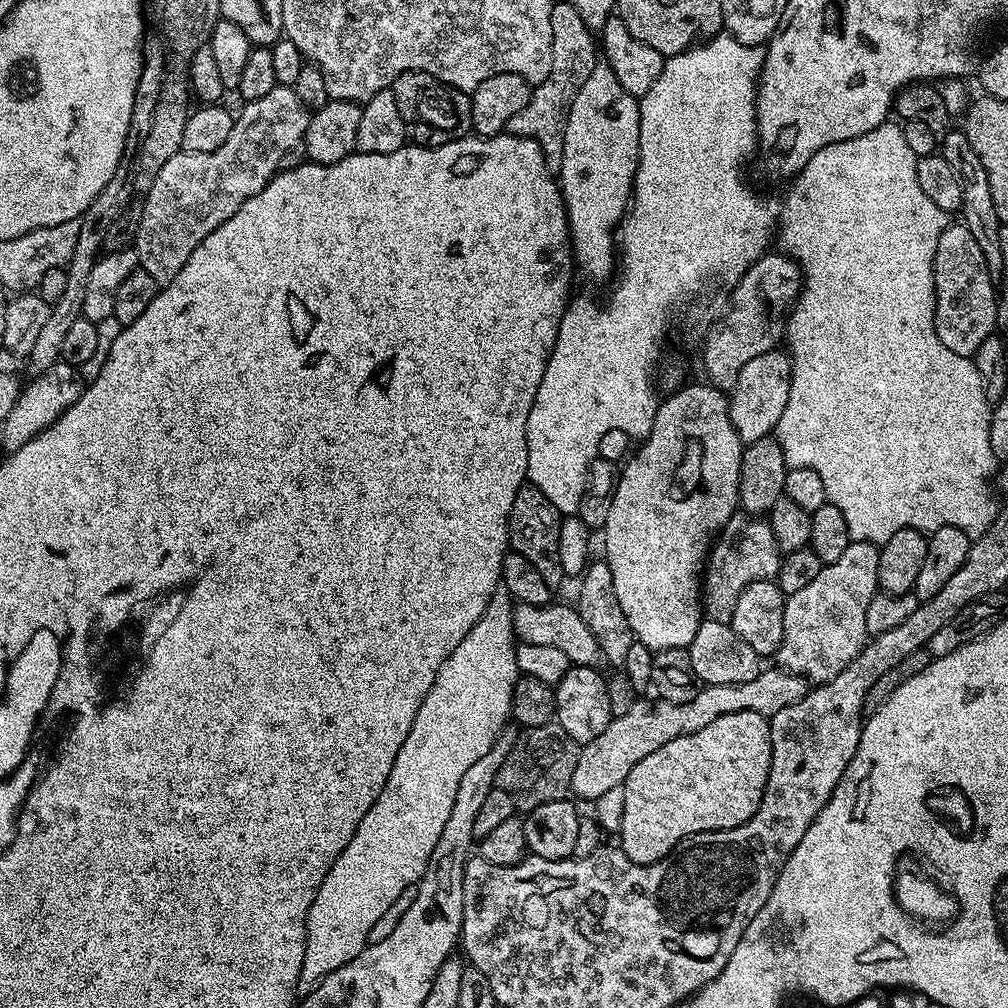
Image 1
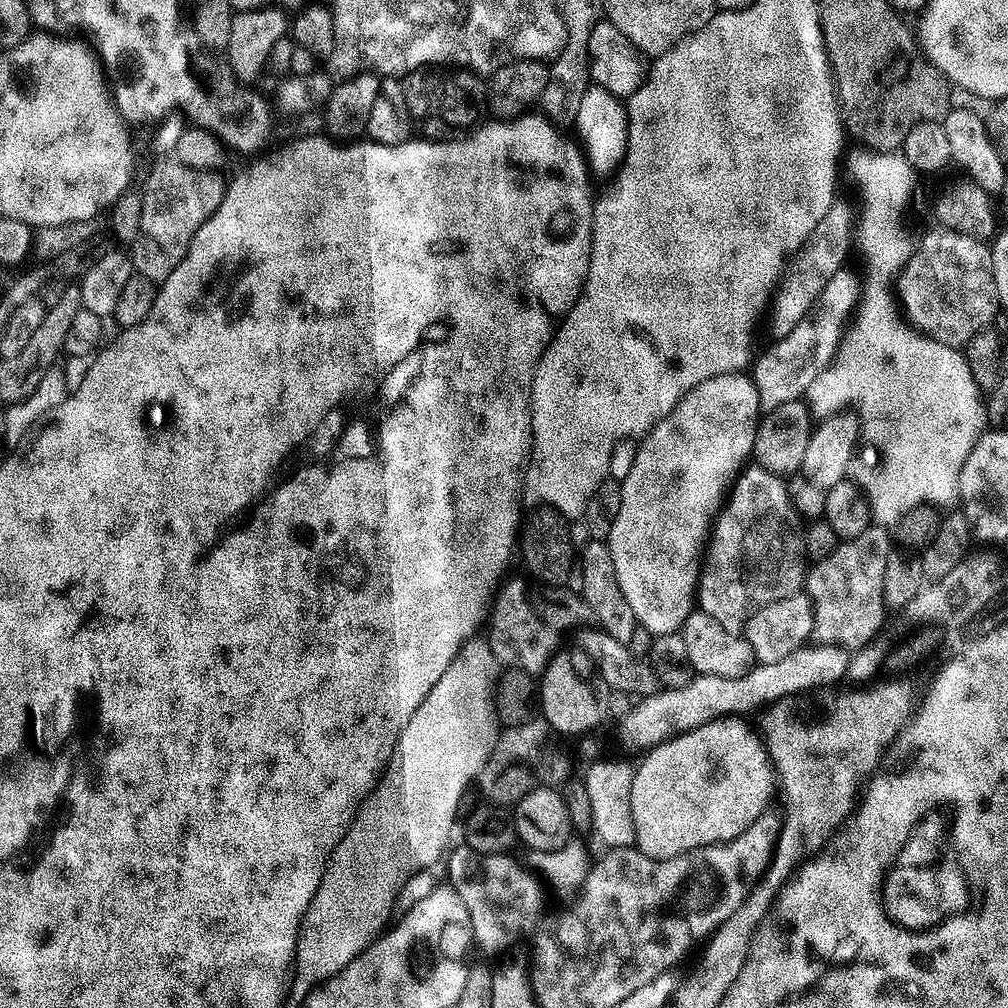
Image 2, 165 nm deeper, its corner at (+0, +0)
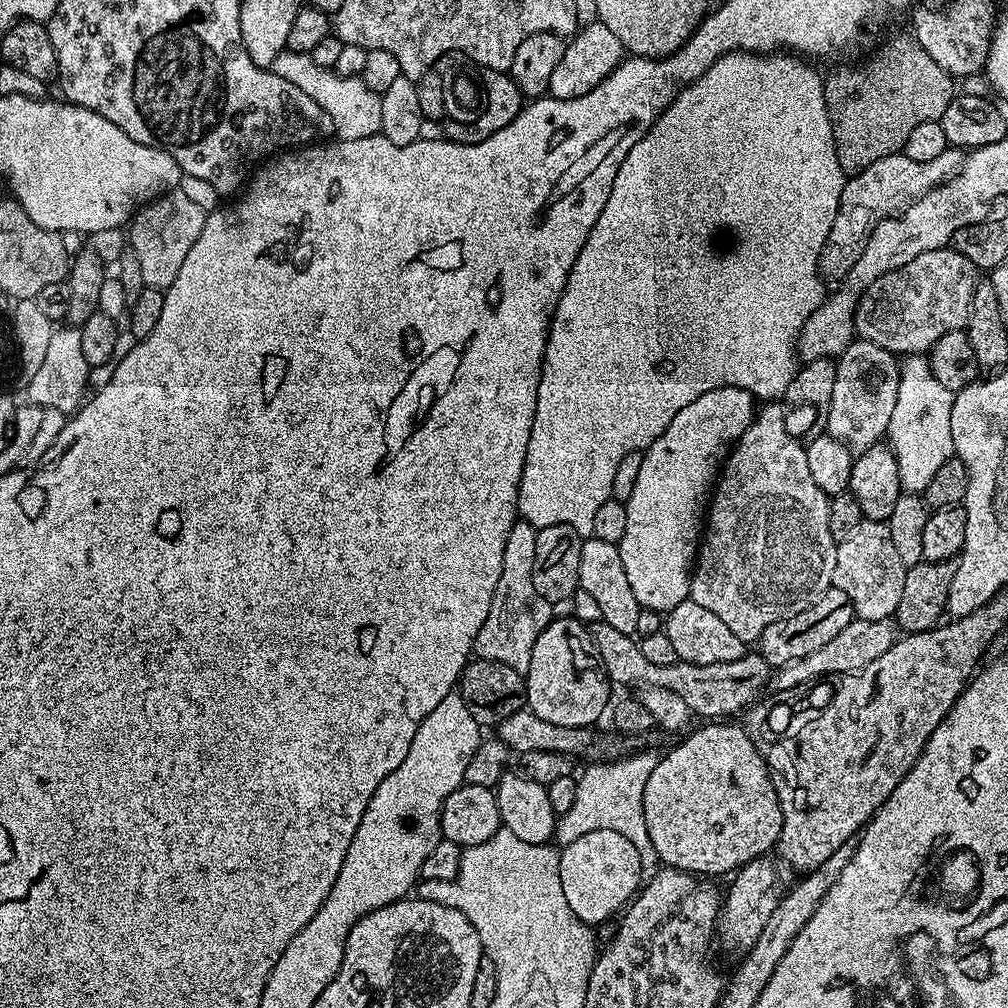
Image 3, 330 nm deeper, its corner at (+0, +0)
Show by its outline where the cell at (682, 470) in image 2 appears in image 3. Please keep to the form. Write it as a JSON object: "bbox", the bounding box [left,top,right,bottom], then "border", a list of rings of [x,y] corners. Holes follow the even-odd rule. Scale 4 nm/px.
{"bbox":[618,386,757,614],"border":[[[722,386],[718,390],[710,390],[706,394],[702,394],[702,398],[694,398],[694,402],[690,402],[690,406],[682,406],[682,410],[678,410],[678,414],[674,414],[674,422],[670,422],[670,426],[666,426],[666,430],[662,430],[662,434],[658,438],[654,438],[651,446],[645,448],[639,457],[639,460],[641,459],[640,469],[637,470],[636,477],[632,480],[632,489],[629,490],[628,496],[626,495],[626,534],[622,534],[618,547],[622,554],[622,566],[626,569],[626,579],[630,582],[630,590],[634,590],[634,598],[638,598],[641,608],[649,608],[655,612],[666,614],[674,606],[678,606],[678,602],[689,599],[692,590],[692,569],[700,547],[702,529],[706,523],[706,509],[710,504],[710,493],[717,483],[718,473],[727,461],[729,452],[742,438],[742,434],[746,434],[757,411],[757,397],[738,386]]]}

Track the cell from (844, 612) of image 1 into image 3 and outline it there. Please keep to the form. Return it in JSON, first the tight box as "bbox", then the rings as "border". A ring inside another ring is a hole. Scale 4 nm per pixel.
{"bbox":[832,520,908,620],"border":[[[864,520],[862,526],[856,527],[846,538],[846,542],[837,544],[834,558],[834,578],[832,587],[842,590],[850,598],[853,613],[861,620],[887,620],[895,617],[896,607],[902,599],[902,588],[905,585],[908,569],[902,558],[898,558],[898,549],[890,538],[890,526],[882,520]]]}

